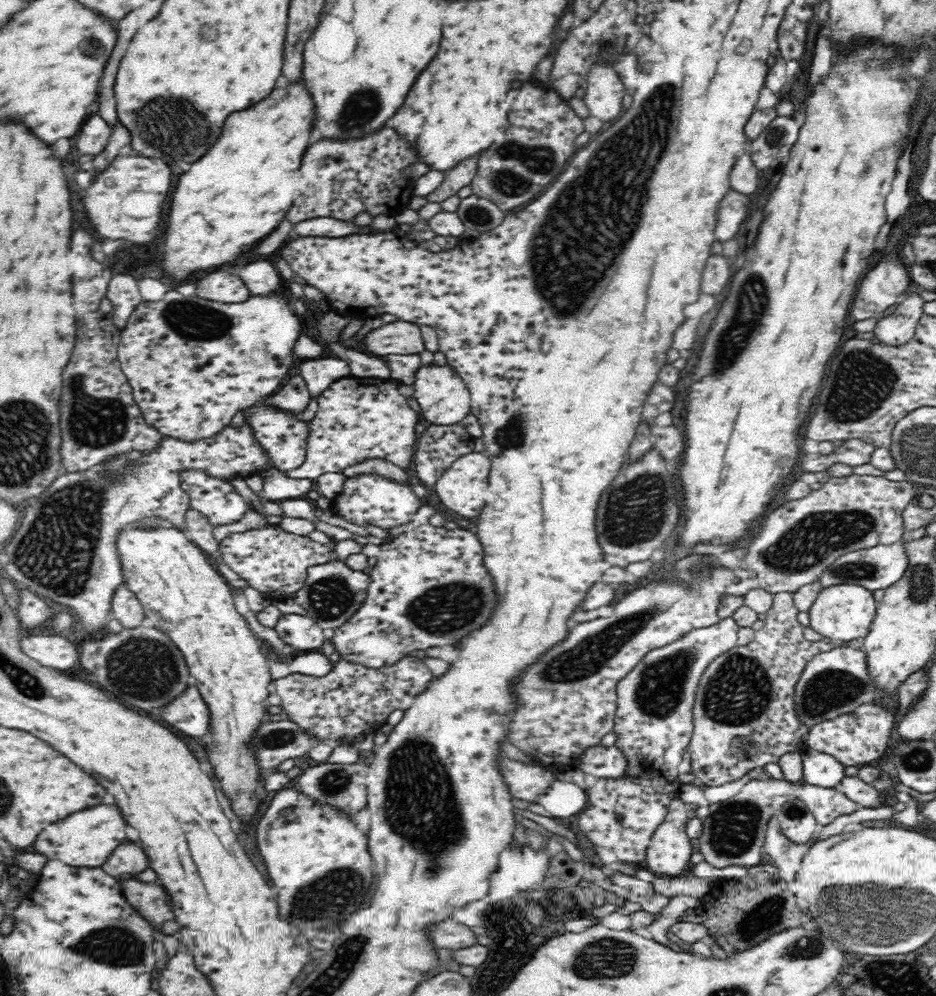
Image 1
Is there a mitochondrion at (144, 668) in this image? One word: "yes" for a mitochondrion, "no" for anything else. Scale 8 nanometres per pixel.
yes

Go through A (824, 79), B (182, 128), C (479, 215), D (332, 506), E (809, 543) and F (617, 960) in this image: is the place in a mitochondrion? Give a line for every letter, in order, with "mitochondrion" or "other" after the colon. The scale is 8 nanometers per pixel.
A: other
B: mitochondrion
C: mitochondrion
D: other
E: mitochondrion
F: mitochondrion

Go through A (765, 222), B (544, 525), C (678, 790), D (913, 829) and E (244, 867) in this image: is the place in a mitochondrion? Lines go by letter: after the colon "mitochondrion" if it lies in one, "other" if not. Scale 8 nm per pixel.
A: other
B: other
C: other
D: other
E: other

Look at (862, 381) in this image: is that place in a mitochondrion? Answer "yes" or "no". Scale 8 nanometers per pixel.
yes

